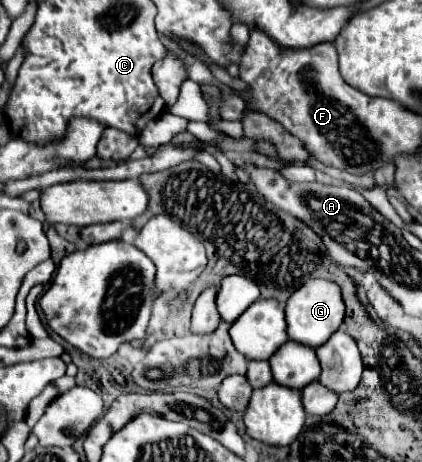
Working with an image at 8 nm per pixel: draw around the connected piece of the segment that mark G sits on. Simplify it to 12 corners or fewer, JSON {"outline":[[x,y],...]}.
{"outline":[[299,287],[285,307],[287,335],[317,349],[341,325],[339,287]]}

